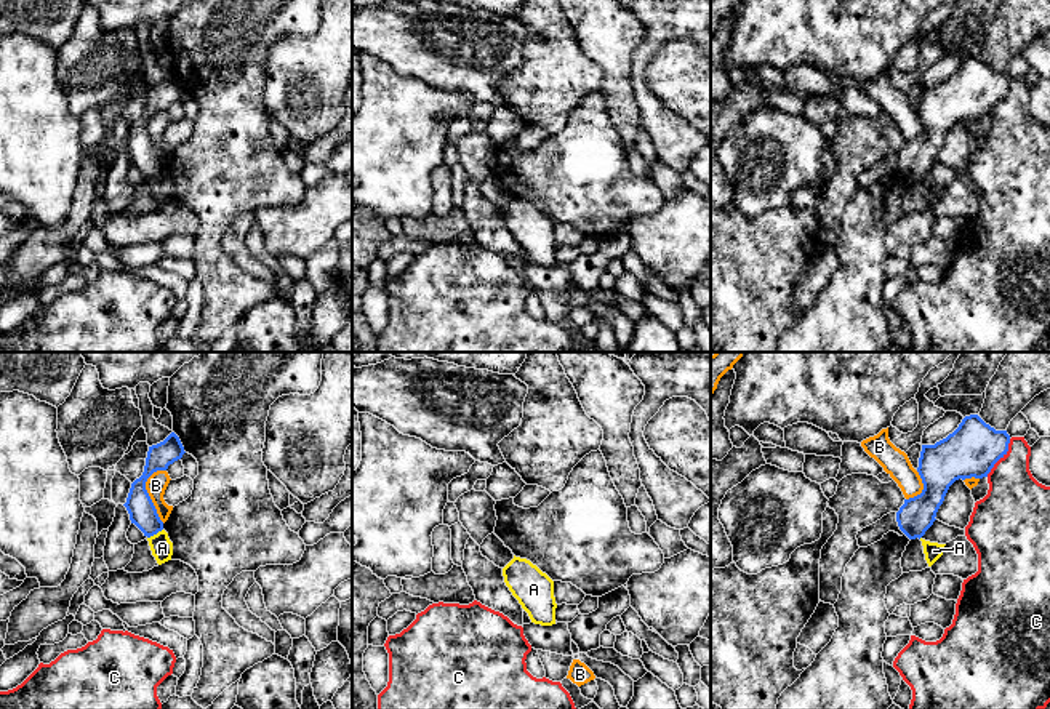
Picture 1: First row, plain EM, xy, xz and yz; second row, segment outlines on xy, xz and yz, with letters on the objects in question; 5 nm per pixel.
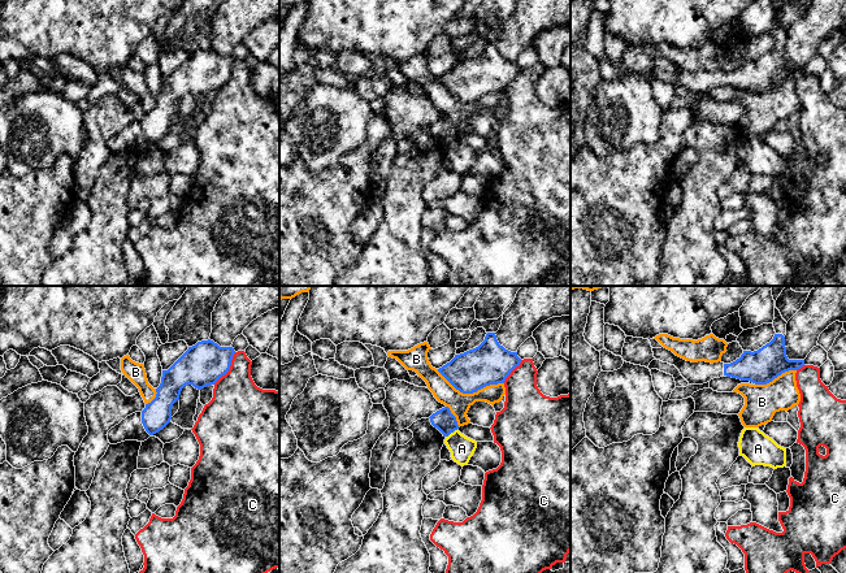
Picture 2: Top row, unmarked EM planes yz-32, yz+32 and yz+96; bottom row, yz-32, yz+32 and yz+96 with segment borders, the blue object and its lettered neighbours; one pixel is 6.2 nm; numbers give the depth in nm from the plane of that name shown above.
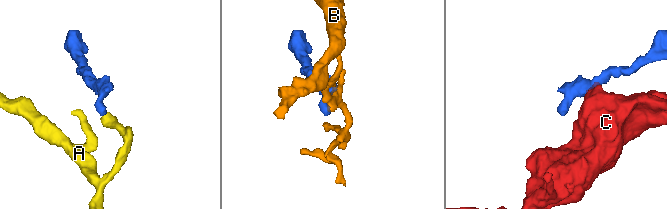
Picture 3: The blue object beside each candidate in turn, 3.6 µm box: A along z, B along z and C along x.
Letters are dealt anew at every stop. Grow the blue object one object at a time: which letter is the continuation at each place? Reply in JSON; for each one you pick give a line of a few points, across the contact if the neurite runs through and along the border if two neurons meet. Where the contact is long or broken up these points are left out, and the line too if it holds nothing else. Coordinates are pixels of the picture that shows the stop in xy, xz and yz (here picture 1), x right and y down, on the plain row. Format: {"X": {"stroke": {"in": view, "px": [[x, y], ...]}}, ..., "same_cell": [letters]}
{"same_cell": []}

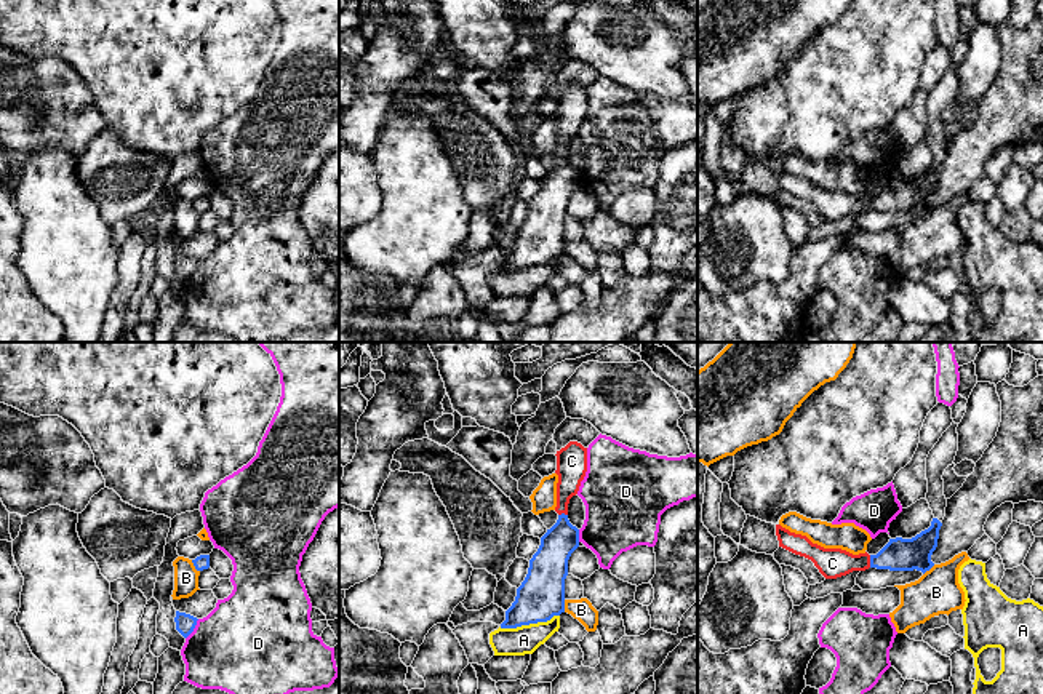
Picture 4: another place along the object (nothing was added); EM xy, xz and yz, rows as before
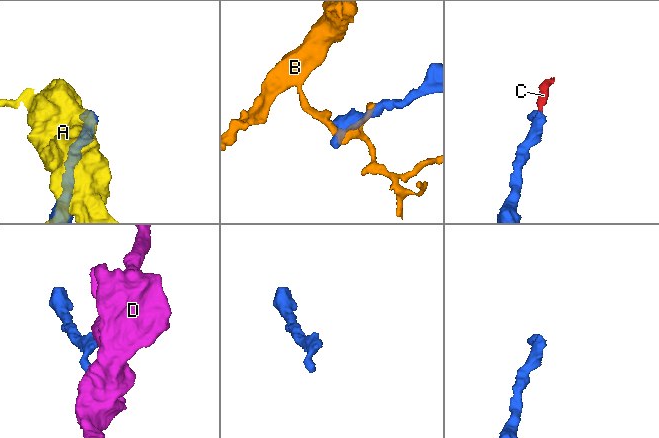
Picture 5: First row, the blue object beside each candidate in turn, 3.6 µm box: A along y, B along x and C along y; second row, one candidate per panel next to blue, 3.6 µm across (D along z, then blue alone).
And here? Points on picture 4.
{"C": {"stroke": {"in": "yz", "px": [[899, 195], [880, 203], [871, 203], [832, 205]]}}, "same_cell": ["C"]}

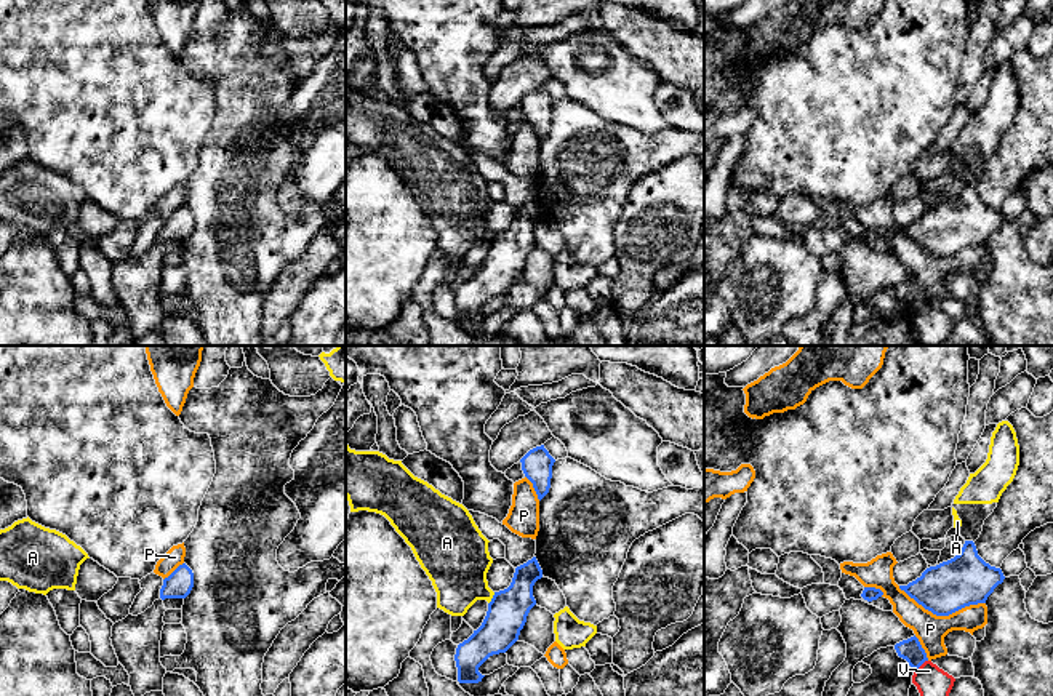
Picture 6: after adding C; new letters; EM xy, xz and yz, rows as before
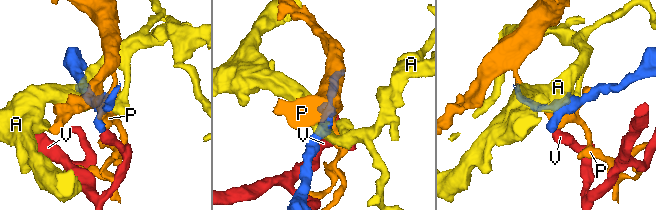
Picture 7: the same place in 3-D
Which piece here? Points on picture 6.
{"same_cell": []}

